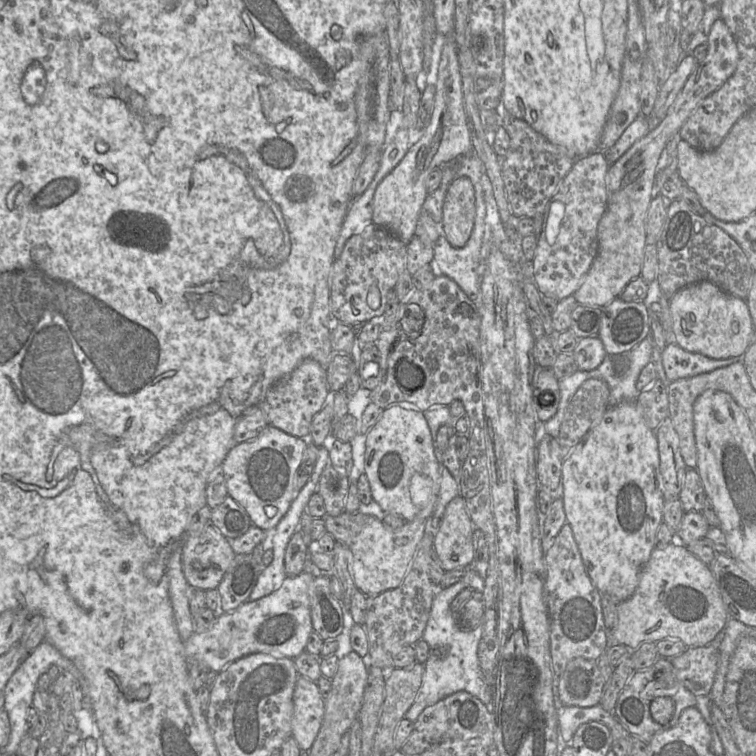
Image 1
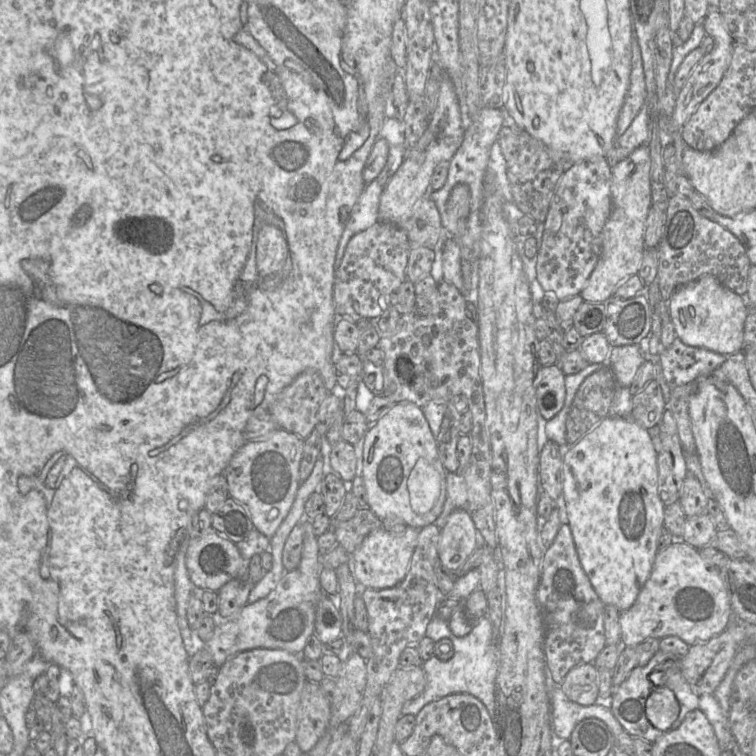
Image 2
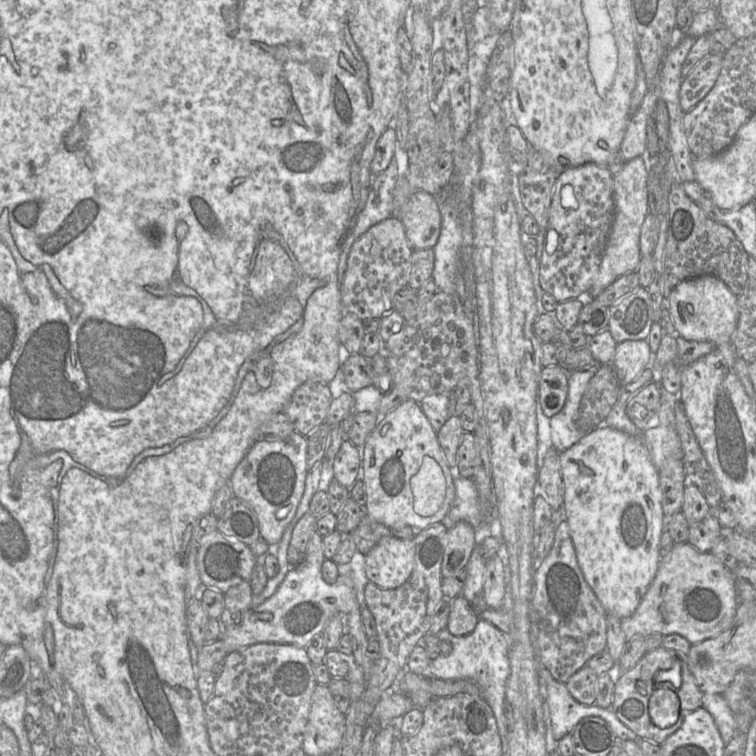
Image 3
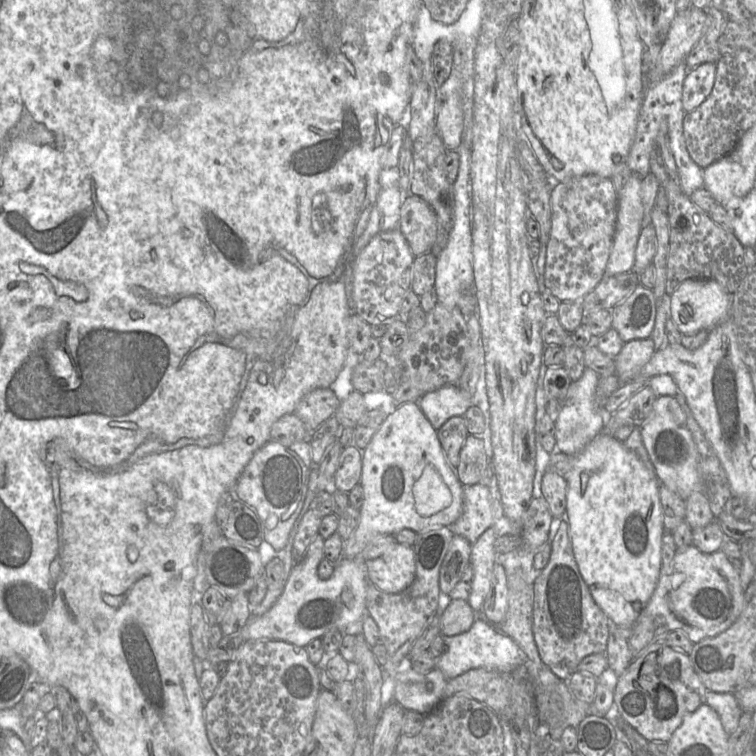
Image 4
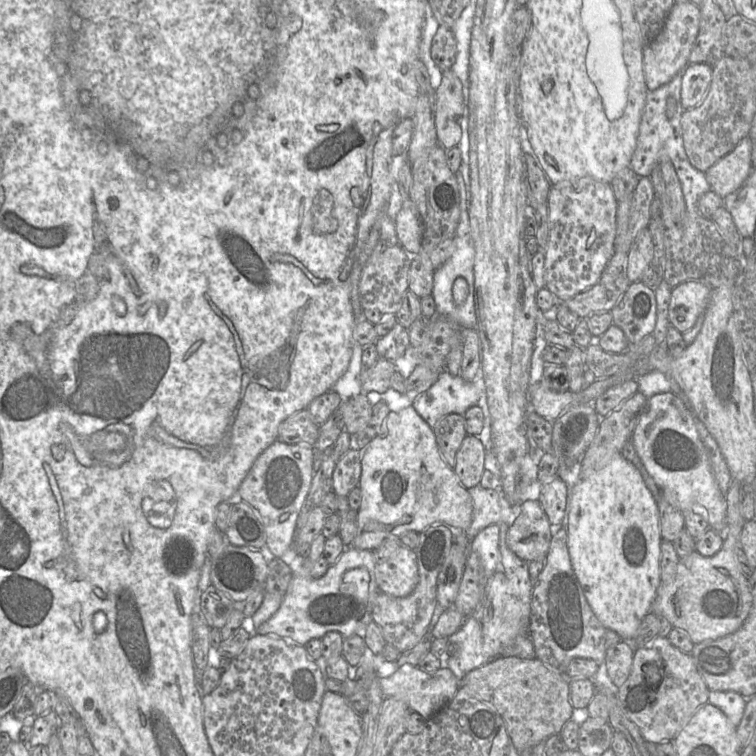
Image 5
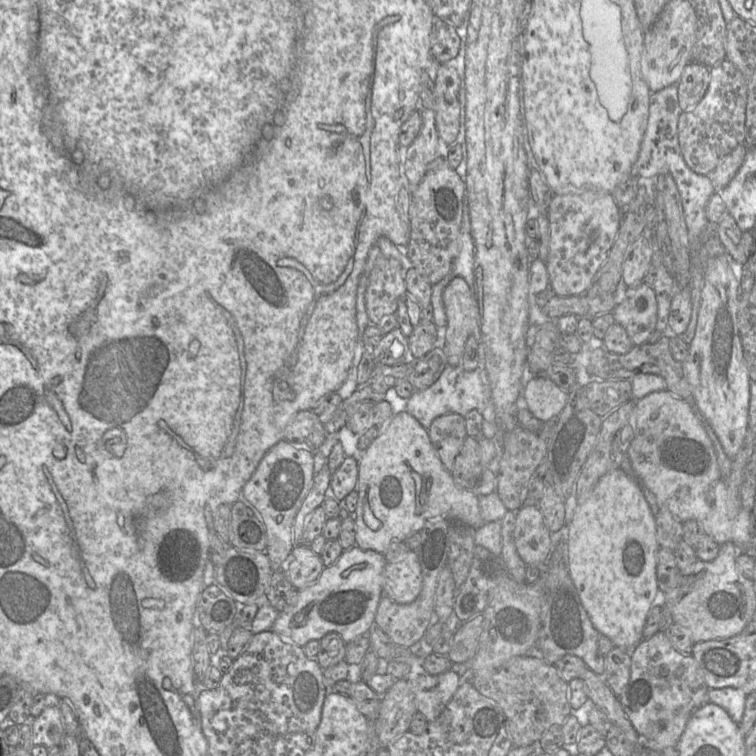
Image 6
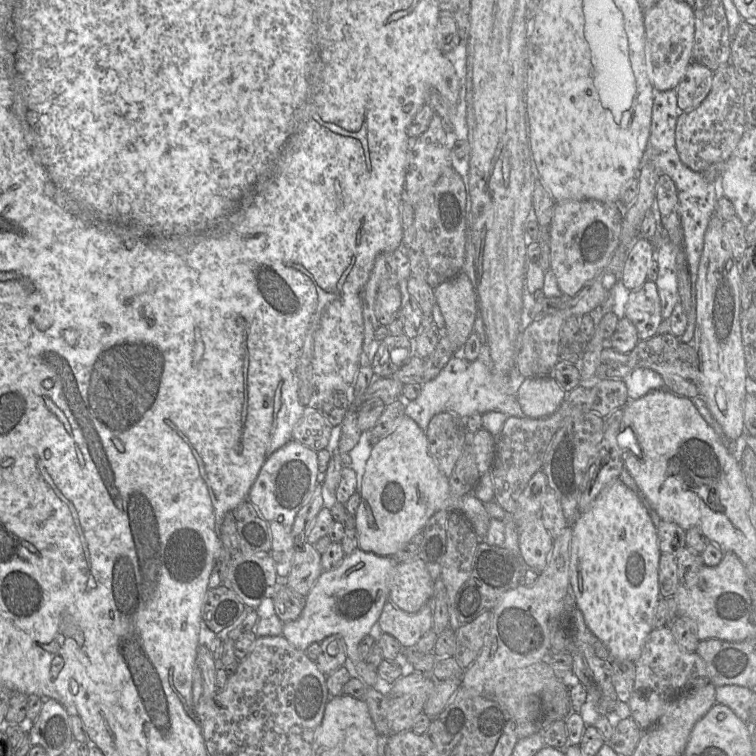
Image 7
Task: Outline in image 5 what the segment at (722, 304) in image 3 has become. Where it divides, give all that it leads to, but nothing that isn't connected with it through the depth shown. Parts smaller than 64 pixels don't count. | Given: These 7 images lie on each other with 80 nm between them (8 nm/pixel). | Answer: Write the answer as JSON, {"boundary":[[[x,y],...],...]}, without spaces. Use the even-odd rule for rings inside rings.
{"boundary":[[[688,280],[672,289],[669,323],[681,333],[690,330],[709,303],[712,289],[701,281]]]}

